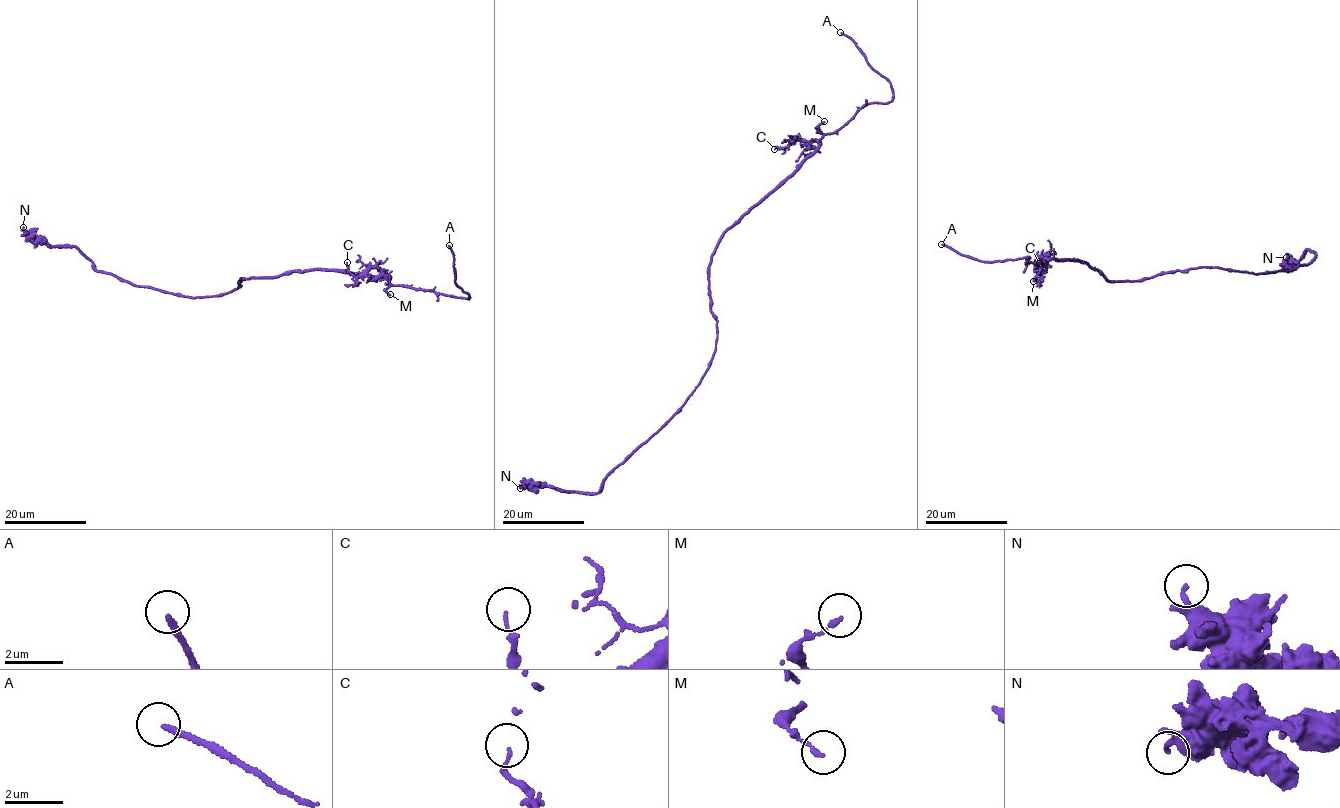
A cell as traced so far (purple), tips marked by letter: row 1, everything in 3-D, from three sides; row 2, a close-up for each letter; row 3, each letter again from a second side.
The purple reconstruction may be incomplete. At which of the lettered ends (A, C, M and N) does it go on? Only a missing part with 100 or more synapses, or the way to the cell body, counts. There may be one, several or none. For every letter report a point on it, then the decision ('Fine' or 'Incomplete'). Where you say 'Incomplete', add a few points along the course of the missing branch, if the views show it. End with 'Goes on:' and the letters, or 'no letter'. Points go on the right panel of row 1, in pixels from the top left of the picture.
A: Place: (941, 244). Incomplete
C: Place: (1039, 263). Fine
M: Place: (1033, 281). Fine
N: Place: (1286, 257). Fine
Goes on: A

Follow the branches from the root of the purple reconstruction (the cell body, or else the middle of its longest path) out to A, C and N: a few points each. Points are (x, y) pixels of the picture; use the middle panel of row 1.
A: (709, 264), (723, 232), (793, 172), (821, 138), (868, 104), (892, 99), (890, 83), (840, 32)
C: (709, 264), (723, 232), (793, 172), (818, 144), (794, 139), (787, 147), (774, 149)
N: (709, 264), (711, 313), (717, 322), (715, 352), (681, 409), (614, 469), (597, 492), (536, 484), (520, 488)

